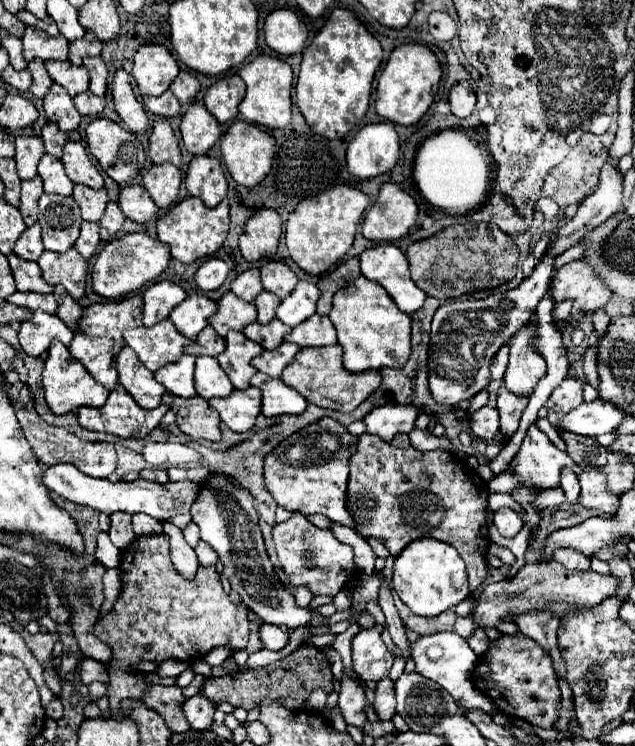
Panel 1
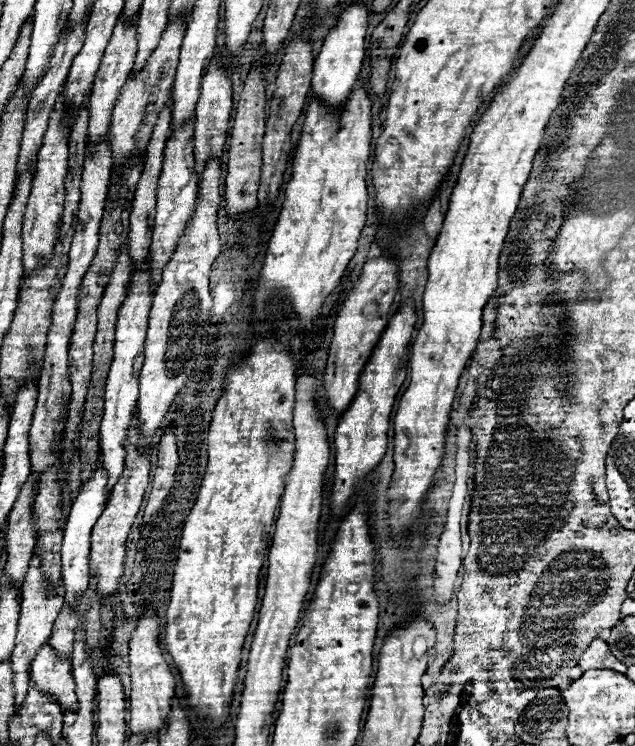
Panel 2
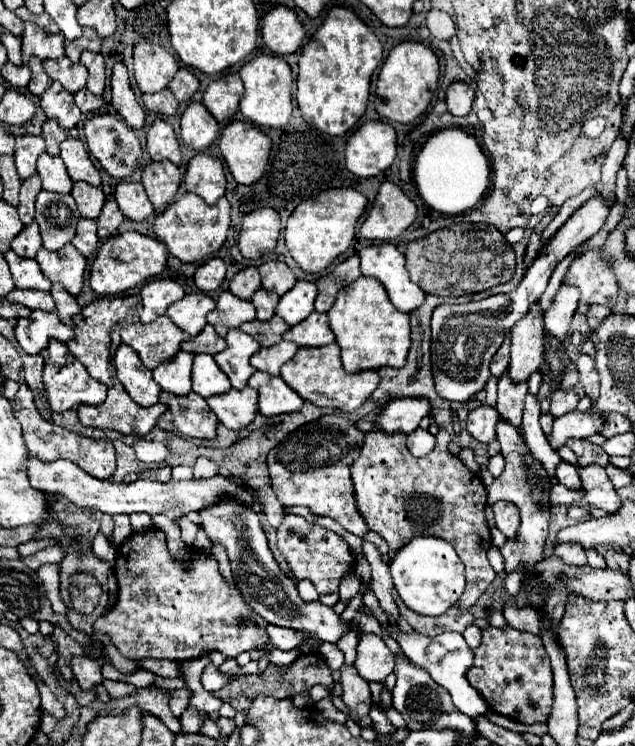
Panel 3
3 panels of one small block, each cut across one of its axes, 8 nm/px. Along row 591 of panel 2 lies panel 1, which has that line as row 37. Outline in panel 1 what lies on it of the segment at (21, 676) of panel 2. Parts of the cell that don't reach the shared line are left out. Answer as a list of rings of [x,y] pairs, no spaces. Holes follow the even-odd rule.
[[[28,26],[24,36],[22,36],[22,42],[24,42],[24,58],[30,62],[30,60],[68,60],[68,40],[64,36],[48,36],[44,34],[42,30],[38,28],[32,28]]]

